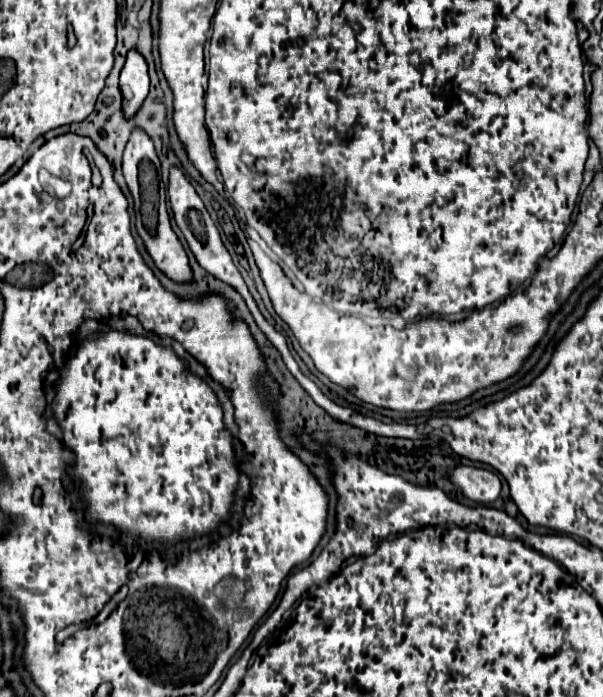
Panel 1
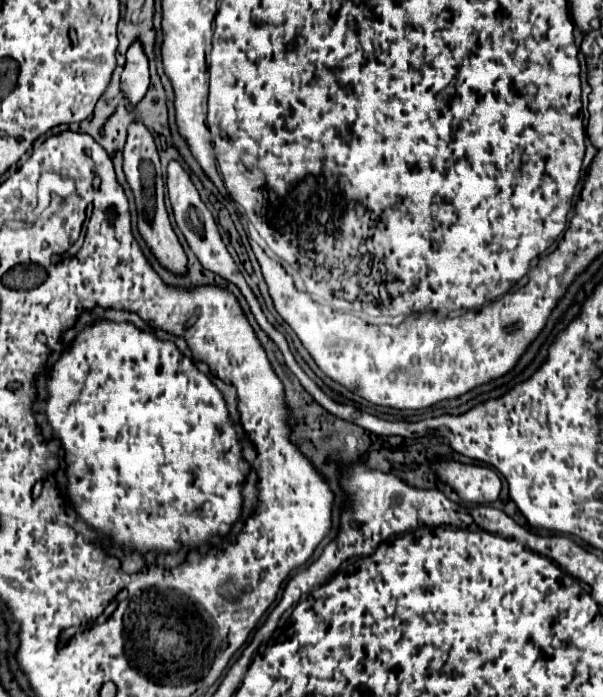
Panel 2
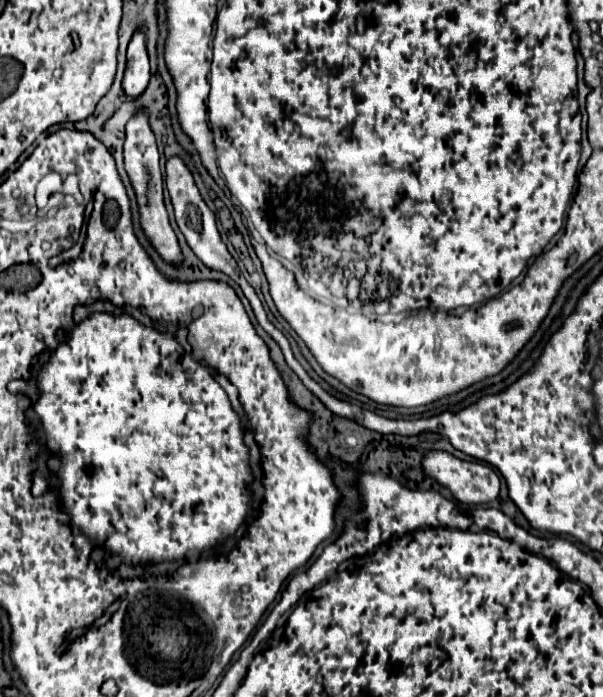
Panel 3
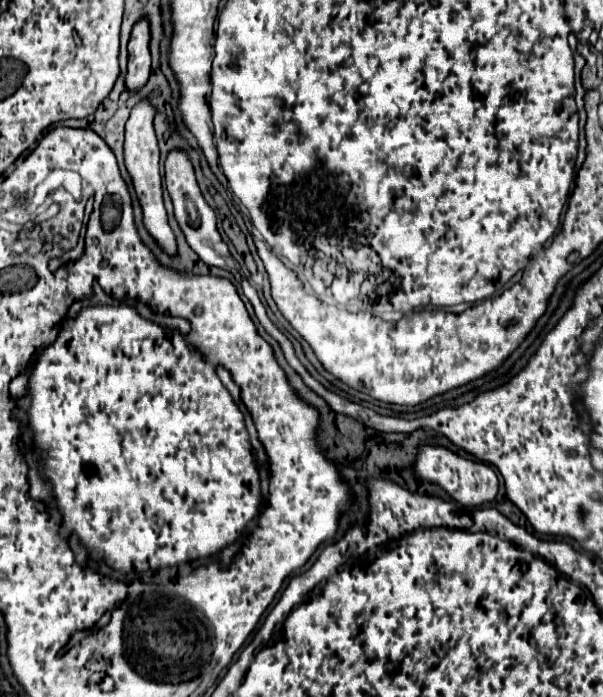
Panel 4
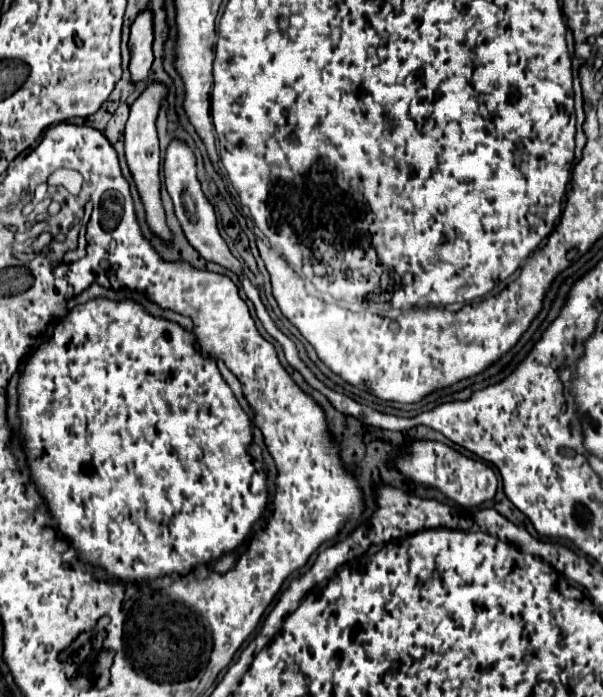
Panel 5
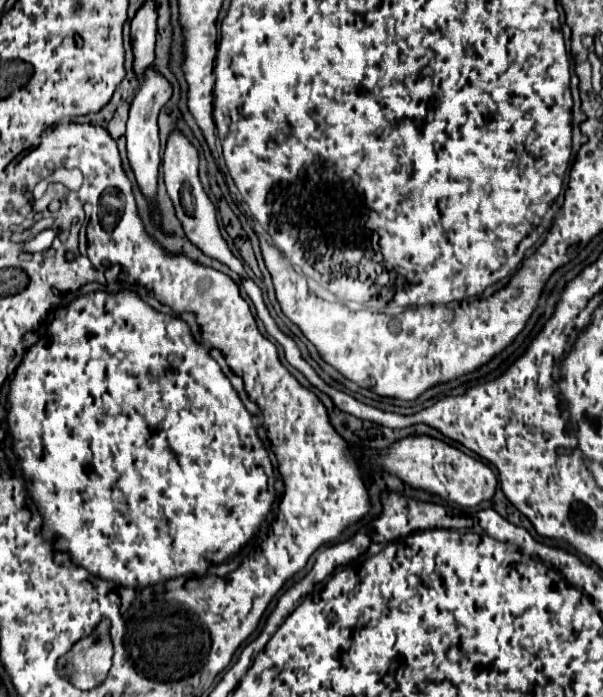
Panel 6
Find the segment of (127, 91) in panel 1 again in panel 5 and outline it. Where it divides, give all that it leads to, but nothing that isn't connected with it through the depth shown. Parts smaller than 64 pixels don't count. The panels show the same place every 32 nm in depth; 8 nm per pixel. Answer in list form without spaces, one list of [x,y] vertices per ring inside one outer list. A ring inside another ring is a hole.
[[[146,10],[142,12],[130,32],[130,82],[140,84],[148,78],[150,66],[152,66],[152,14]]]

